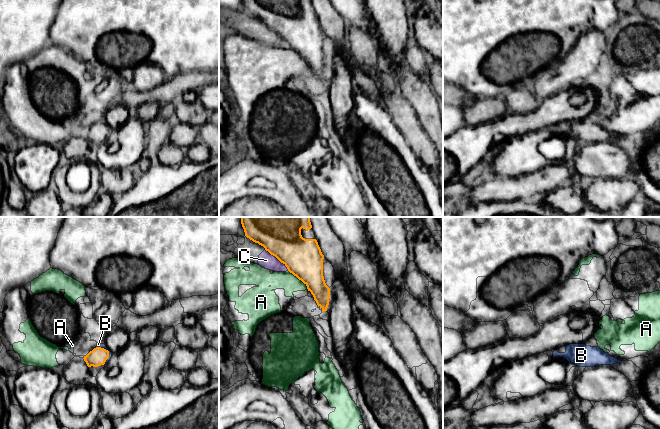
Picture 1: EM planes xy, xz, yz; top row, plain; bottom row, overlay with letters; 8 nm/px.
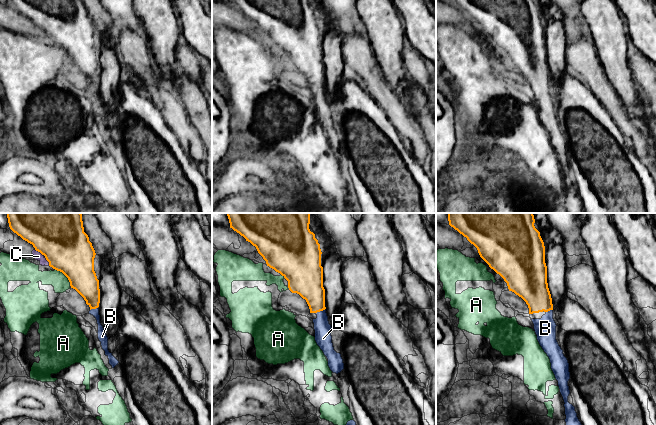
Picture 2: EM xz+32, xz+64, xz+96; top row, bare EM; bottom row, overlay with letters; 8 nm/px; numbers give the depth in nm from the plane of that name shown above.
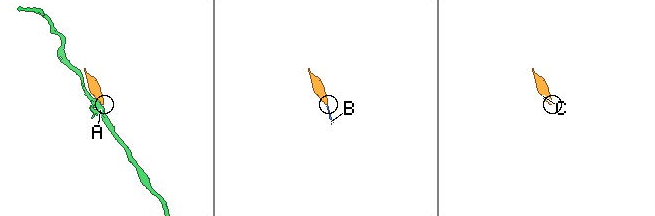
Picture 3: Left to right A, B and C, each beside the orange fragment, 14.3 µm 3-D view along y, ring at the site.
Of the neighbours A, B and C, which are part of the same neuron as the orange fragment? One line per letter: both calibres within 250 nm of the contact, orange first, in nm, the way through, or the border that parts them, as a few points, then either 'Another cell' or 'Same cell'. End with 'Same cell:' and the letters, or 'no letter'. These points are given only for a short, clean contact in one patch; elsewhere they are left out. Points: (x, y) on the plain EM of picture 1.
A: Thickness 300 nm (orange) against 140 nm. Boundary: xz (288, 46), (308, 65). Another cell
B: Thickness 140 nm (orange) against 30 nm. Path across: xy (98, 132), (107, 126), (98, 120). Same cell
C: Thickness 300 nm (orange) against 120 nm. Another cell
Same cell: B

